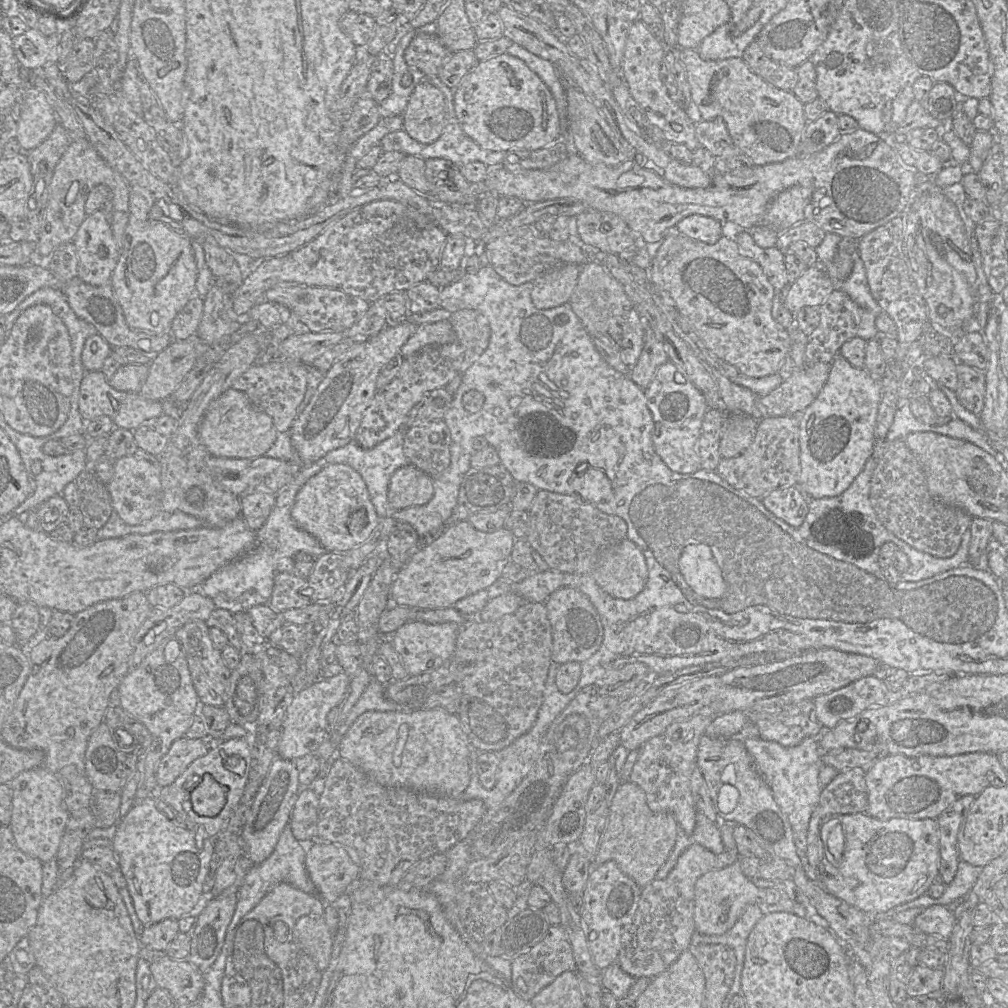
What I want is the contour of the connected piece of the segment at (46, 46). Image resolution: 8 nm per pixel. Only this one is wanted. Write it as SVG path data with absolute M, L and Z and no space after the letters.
M37 28L28 29L13 39L12 47L15 57L23 69L41 69L46 64L58 61L60 34L46 36Z

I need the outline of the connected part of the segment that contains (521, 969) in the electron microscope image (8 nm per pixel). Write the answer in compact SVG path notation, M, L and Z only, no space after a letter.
M550 925L543 939L528 952L512 959L510 985L523 1000L530 1001L565 971L575 970L571 943L561 926Z

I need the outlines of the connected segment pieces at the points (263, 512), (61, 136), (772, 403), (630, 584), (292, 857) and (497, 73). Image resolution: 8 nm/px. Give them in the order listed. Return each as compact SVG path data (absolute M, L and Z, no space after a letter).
M255 492L242 495L239 498L241 501L241 517L251 530L257 532L265 524L274 507L275 495Z
M57 124L52 133L39 146L26 152L34 179L53 172L72 142L66 129Z
M818 363L785 378L775 390L759 397L759 415L790 417L803 412L819 395L828 380L830 369L831 363Z
M621 540L601 554L591 576L612 597L623 600L634 598L647 581L645 556L635 543Z
M289 824L286 825L272 853L261 863L251 867L238 889L236 908L228 930L233 930L241 918L258 905L263 897L279 883L287 883L303 892L316 894L315 885L311 881L305 866L309 843L311 842L298 841L294 837Z
M508 53L479 61L453 89L453 104L464 132L484 149L536 150L561 139L561 122L551 91L522 59Z

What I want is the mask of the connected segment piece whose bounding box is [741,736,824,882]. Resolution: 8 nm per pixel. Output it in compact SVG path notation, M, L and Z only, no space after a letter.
M748 736L741 740L755 762L761 776L772 790L776 803L786 814L791 824L797 854L807 877L812 881L820 882L816 875L818 873L817 870L810 866L807 858L809 821L818 805L823 789L819 781L819 771L824 763L820 757L822 756L822 751L818 738L806 738L793 747L785 747L777 742L764 740L759 736Z

